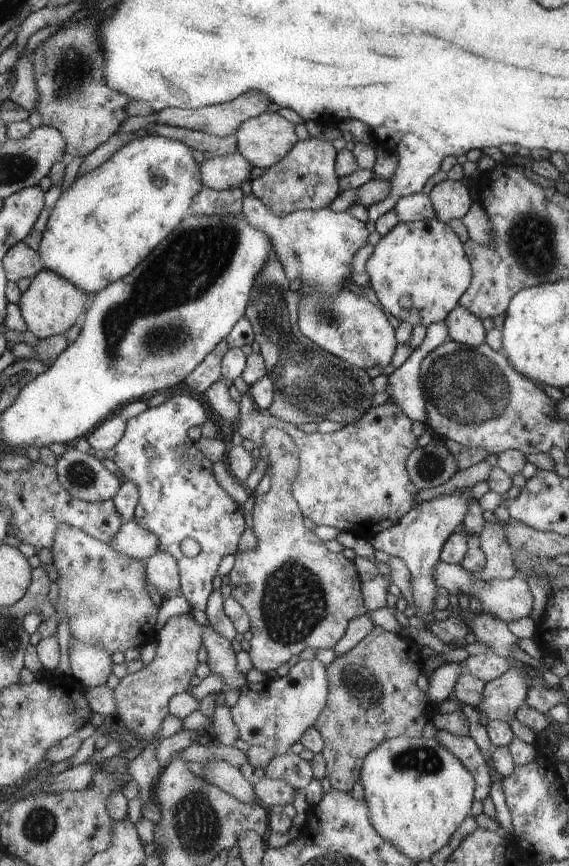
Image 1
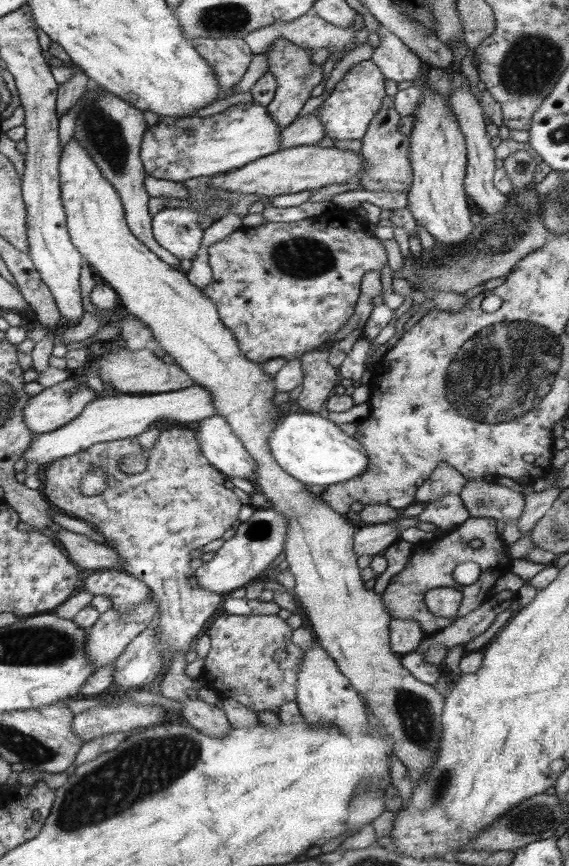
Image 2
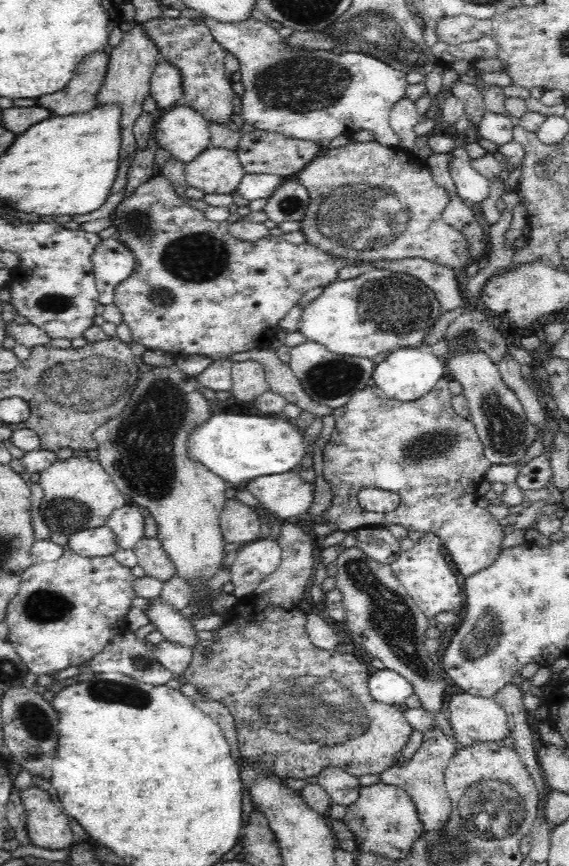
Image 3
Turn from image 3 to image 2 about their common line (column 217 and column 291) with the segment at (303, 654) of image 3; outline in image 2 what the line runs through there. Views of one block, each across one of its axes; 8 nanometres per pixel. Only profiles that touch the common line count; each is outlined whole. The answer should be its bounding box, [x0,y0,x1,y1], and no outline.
[203,614,303,714]

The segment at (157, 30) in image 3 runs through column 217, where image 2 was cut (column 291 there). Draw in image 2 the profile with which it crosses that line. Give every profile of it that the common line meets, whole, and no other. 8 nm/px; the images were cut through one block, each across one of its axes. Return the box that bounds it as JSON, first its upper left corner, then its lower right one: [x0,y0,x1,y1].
[265,38,323,126]

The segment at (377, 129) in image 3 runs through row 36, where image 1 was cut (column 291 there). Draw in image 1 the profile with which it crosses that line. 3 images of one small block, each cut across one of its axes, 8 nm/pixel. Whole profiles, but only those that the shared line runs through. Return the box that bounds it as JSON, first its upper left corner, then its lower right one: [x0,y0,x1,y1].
[243,196,367,294]

